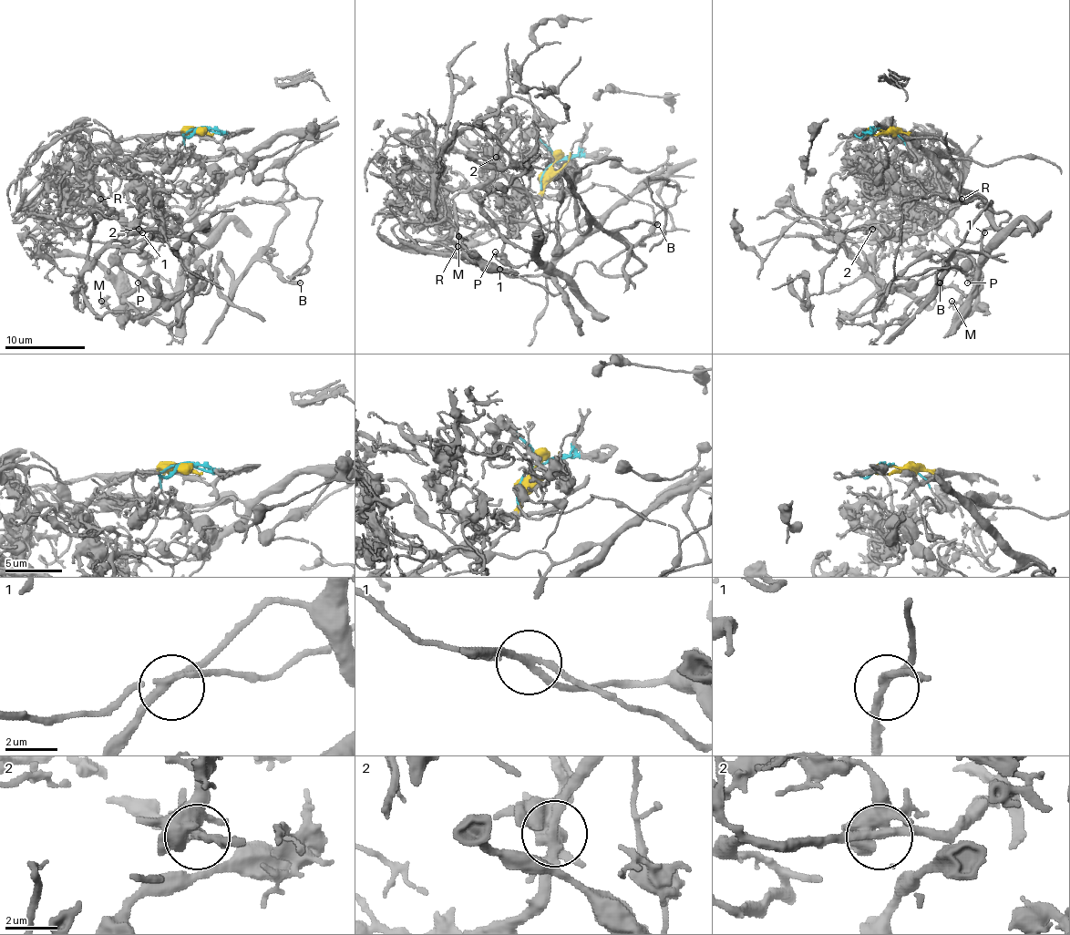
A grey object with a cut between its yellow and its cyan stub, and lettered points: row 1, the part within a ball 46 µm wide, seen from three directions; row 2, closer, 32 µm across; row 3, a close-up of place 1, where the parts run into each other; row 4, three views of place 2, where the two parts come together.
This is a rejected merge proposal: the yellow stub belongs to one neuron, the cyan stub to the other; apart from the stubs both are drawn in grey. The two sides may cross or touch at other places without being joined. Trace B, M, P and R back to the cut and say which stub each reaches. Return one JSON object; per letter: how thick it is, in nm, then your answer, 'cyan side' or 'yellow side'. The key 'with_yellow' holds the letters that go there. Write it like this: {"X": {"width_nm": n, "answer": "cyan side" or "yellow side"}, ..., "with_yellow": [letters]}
{"B": {"width_nm": 320, "answer": "cyan side"}, "M": {"width_nm": 160, "answer": "yellow side"}, "P": {"width_nm": 120, "answer": "yellow side"}, "R": {"width_nm": 190, "answer": "yellow side"}, "with_yellow": ["M", "P", "R"]}

